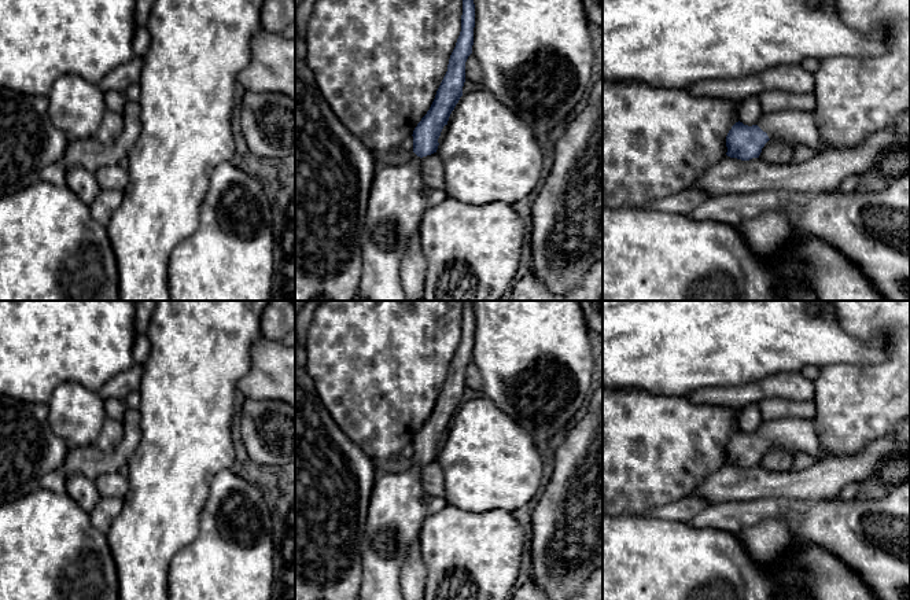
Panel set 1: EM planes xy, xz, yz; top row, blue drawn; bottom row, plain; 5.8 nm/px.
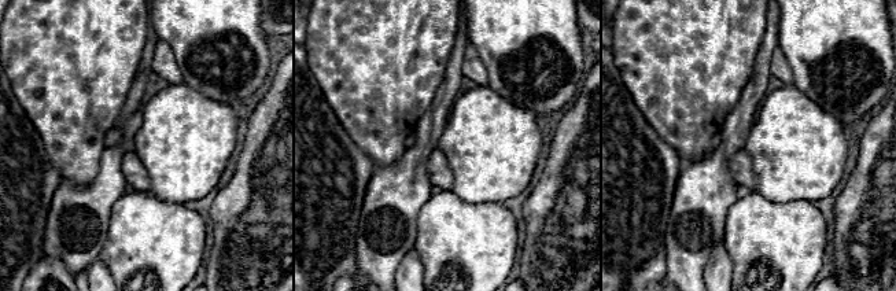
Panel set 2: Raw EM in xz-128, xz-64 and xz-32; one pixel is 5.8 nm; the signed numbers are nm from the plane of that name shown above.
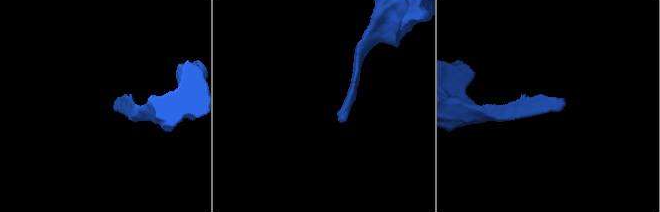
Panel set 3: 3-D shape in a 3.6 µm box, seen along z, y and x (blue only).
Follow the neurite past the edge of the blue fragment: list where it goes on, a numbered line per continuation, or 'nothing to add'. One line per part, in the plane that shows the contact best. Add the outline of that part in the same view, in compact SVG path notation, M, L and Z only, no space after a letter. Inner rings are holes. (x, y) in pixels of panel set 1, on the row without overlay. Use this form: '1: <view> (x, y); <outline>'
1: yz (798, 435); M782 417L762 422L758 434L767 441L769 446L782 446L793 457L804 453L811 457L825 457L814 419Z

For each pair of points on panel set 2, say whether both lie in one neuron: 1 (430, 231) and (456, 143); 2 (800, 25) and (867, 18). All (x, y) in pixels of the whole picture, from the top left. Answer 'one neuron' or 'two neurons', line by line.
1: two neurons
2: one neuron

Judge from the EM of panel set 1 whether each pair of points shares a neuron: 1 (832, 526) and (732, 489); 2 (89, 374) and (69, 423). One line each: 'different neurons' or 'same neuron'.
1: different neurons
2: different neurons

